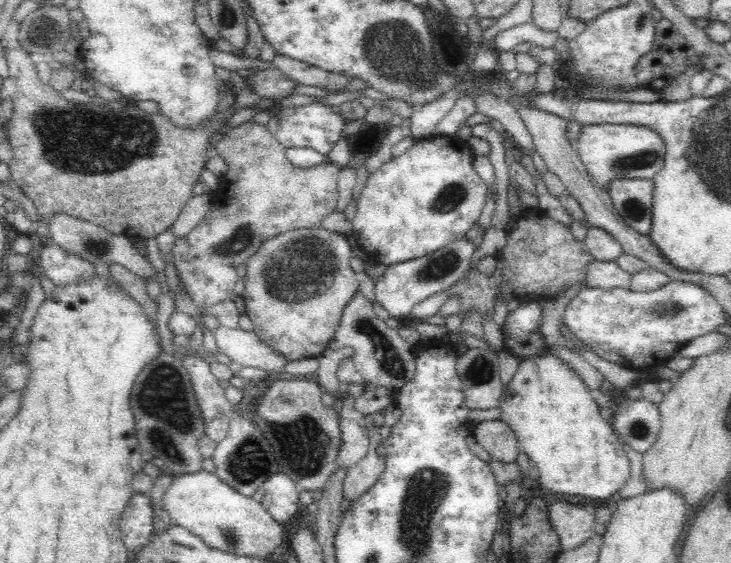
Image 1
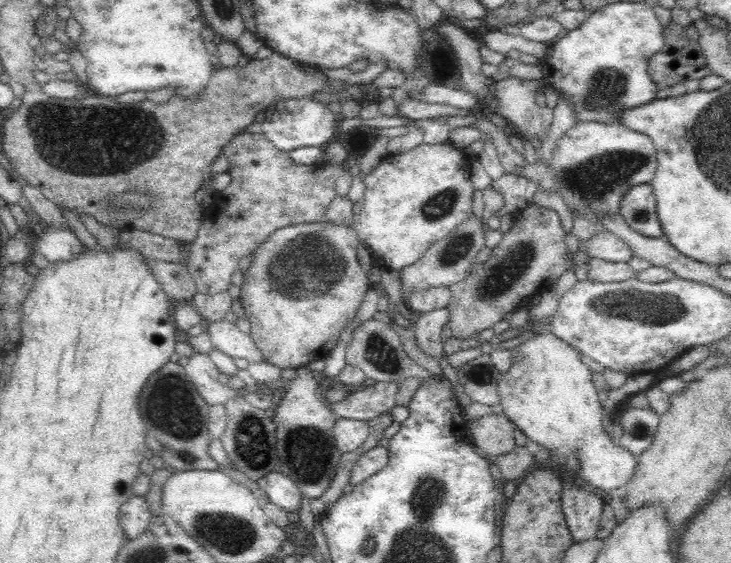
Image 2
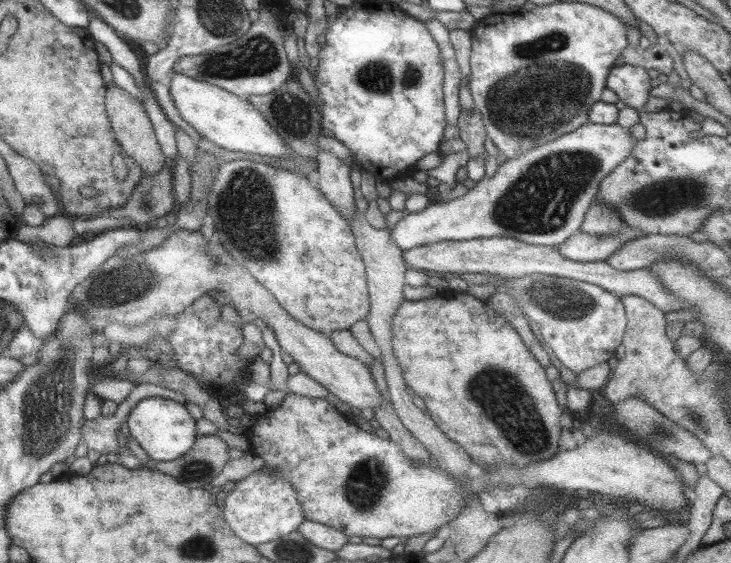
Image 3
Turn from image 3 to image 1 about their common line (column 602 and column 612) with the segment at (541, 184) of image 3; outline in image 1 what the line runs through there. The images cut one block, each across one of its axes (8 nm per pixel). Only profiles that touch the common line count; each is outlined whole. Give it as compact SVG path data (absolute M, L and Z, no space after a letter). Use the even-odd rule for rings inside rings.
M632 124L584 126L580 138L572 143L585 164L588 174L604 188L607 188L612 178L653 179L665 163L665 142L656 131L646 126Z

